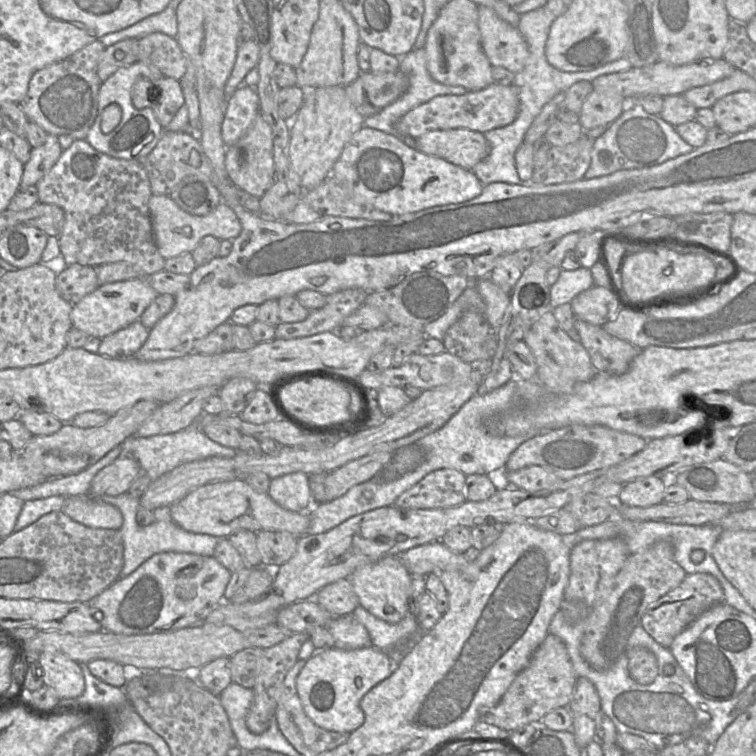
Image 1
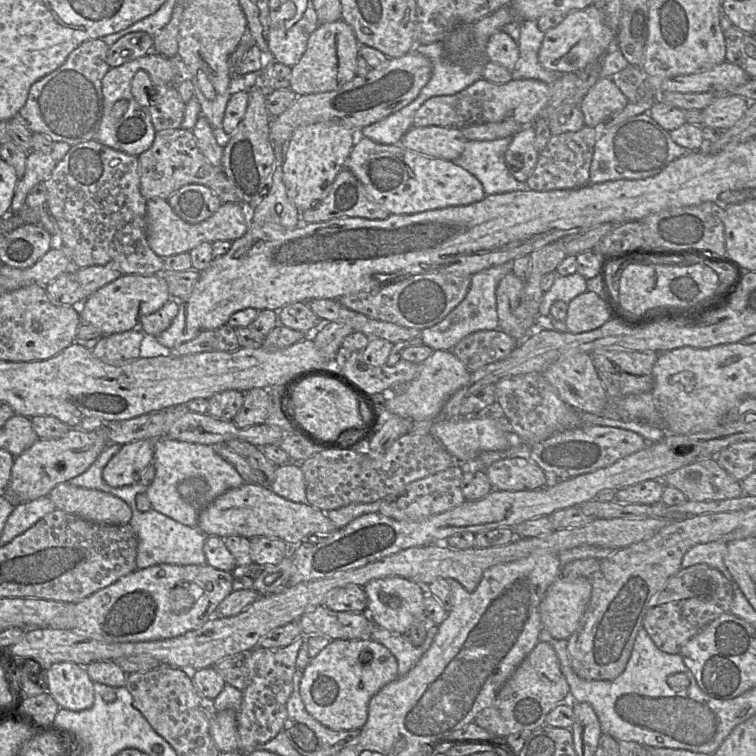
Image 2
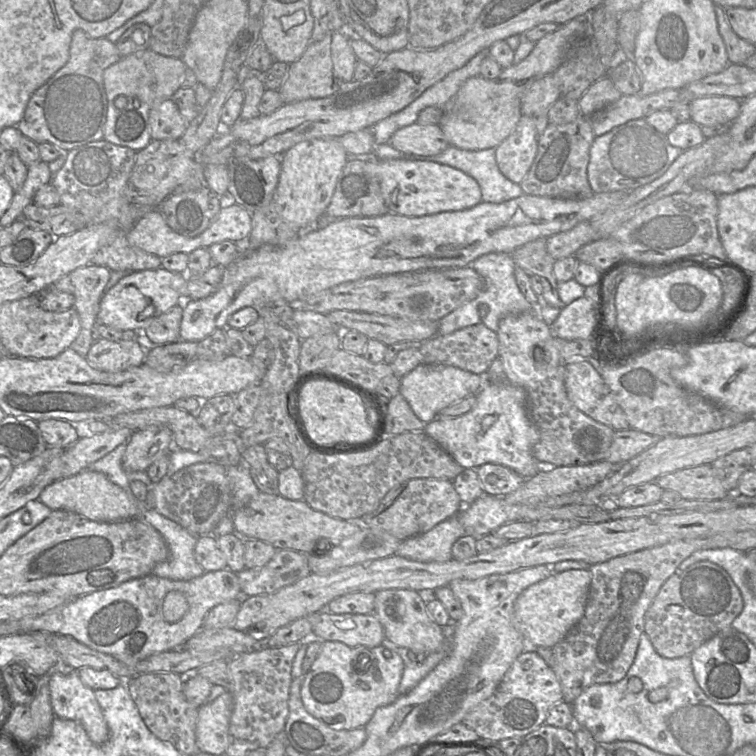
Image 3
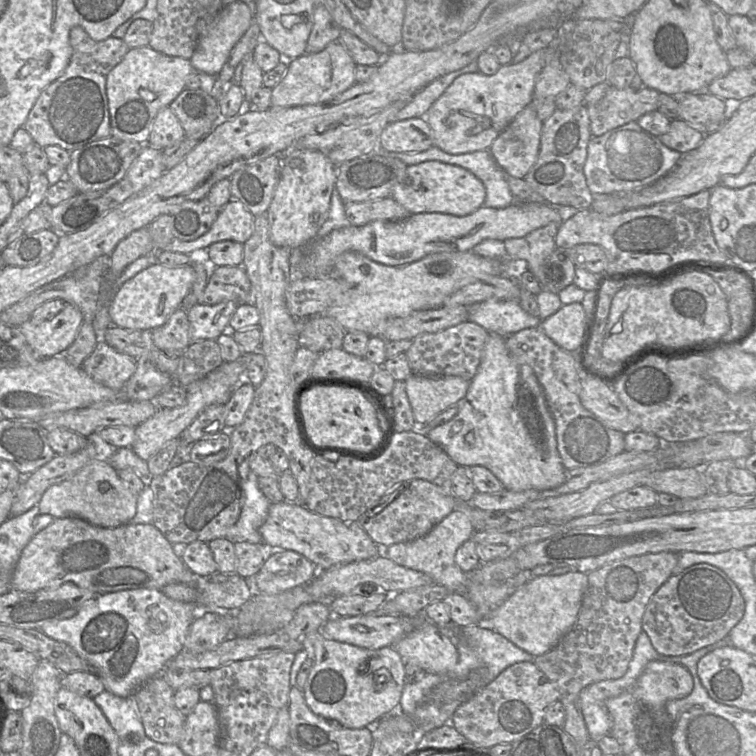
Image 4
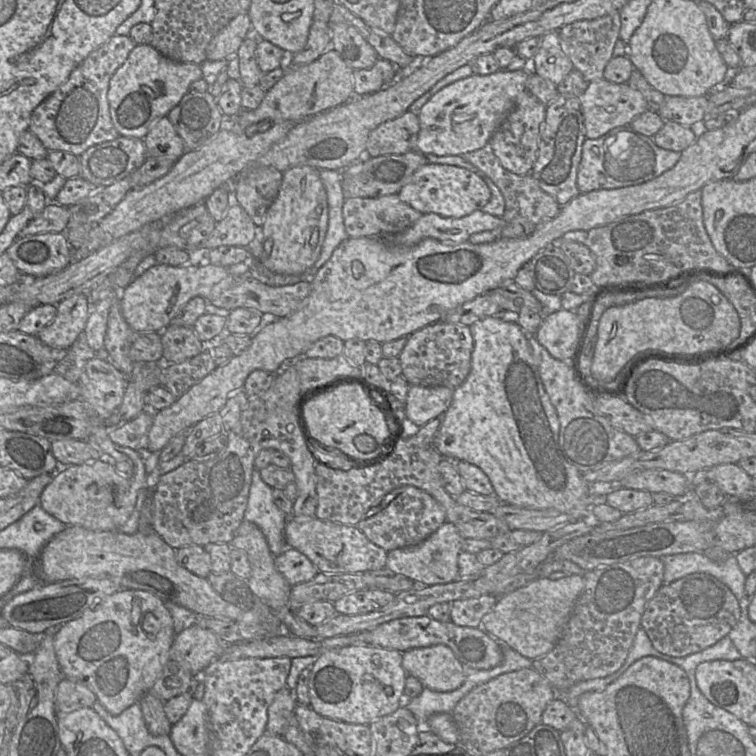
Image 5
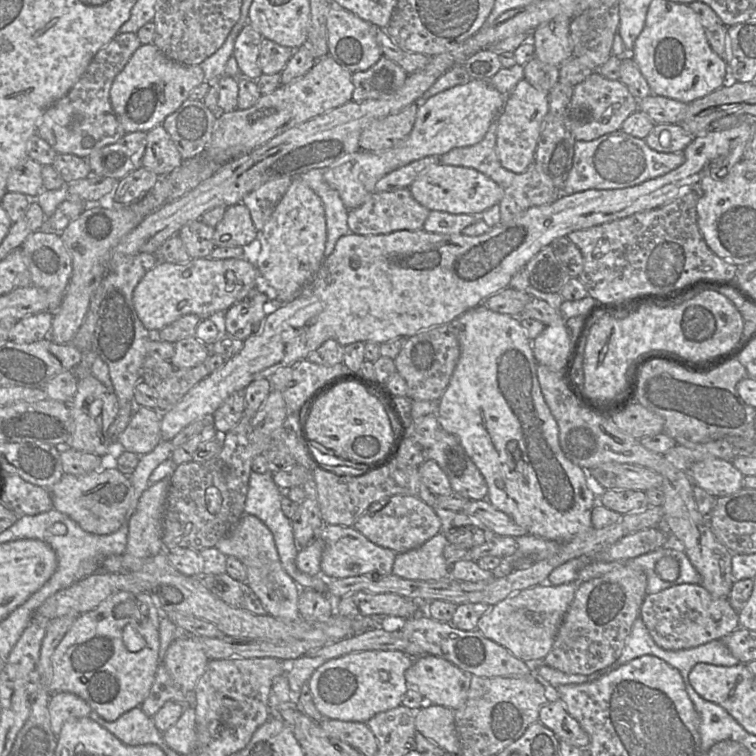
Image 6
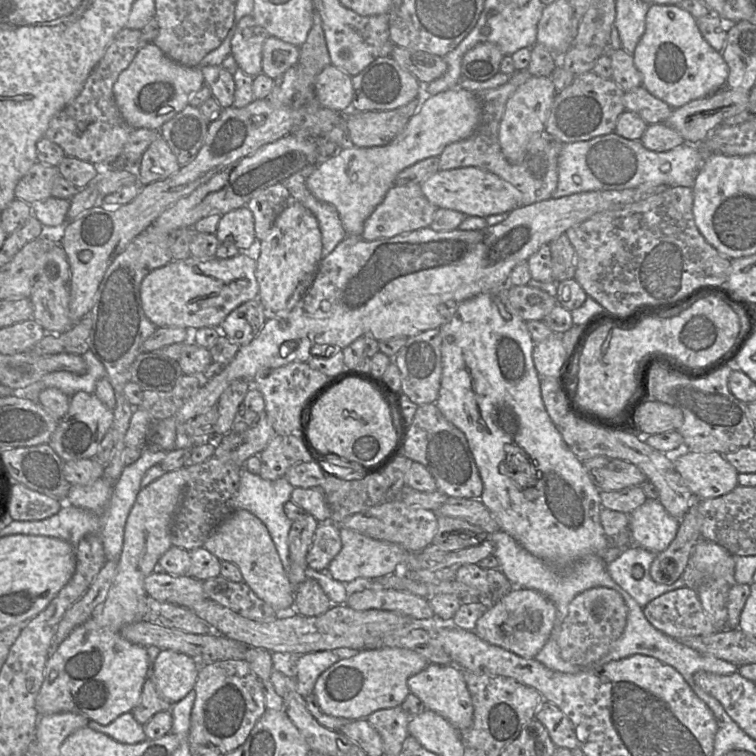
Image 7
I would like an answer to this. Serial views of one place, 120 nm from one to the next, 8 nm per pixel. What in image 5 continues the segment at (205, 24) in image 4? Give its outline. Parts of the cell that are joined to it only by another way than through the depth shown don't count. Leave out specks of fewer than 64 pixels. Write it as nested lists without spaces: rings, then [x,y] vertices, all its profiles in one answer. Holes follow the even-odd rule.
[[[249,14],[237,15],[213,37],[206,49],[206,60],[229,60],[250,35],[253,34]]]

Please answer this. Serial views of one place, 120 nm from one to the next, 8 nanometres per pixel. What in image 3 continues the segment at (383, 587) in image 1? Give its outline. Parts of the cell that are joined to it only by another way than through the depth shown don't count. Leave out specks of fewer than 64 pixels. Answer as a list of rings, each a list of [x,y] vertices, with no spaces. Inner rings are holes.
[[[386,589],[375,593],[374,614],[380,621],[385,638],[398,647],[430,654],[440,650],[446,642],[443,628],[439,626],[426,609],[426,603],[419,593],[409,589]]]

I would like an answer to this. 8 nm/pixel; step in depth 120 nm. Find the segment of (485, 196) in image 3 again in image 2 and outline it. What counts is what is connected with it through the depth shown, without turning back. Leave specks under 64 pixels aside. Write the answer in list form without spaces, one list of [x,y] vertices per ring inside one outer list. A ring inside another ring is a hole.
[[[512,137],[489,141],[467,141],[462,154],[453,162],[475,176],[486,196],[529,190],[508,171],[505,154]]]

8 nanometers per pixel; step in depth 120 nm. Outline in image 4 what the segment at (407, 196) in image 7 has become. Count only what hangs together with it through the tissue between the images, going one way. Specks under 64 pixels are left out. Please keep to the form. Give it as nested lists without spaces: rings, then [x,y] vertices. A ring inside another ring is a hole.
[[[391,196],[366,202],[345,203],[345,212],[351,226],[363,226],[376,220],[402,221],[411,215]]]

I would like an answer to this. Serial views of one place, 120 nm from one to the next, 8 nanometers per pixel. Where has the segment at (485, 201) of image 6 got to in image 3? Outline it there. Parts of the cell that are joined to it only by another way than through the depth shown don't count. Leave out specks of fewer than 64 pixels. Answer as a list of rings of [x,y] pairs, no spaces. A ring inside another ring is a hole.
[[[371,157],[369,159],[373,159],[375,161],[375,176],[377,177],[377,179],[379,181],[380,190],[381,190],[383,199],[389,210],[388,213],[395,213],[395,214],[403,215],[406,217],[422,217],[422,216],[427,216],[427,215],[438,214],[441,212],[466,210],[466,209],[472,208],[482,202],[481,188],[480,188],[479,184],[477,183],[477,181],[475,179],[473,179],[472,177],[470,177],[469,175],[465,174],[464,172],[462,172],[458,169],[455,169],[453,167],[450,167],[448,165],[442,165],[440,163],[436,163],[436,162],[426,160],[426,159],[421,159],[421,158],[378,160],[378,159],[375,159],[374,157]]]

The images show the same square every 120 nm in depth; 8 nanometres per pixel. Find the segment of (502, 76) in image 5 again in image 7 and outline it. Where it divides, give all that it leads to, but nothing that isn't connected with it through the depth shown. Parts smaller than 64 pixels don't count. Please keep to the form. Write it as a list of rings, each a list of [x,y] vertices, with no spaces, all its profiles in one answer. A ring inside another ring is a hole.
[[[461,87],[440,92],[431,96],[419,107],[406,127],[390,143],[377,147],[346,145],[316,166],[314,172],[306,179],[306,187],[315,198],[336,208],[347,236],[360,237],[364,229],[364,221],[394,186],[397,175],[421,160],[439,157],[449,144],[468,138],[478,126],[480,116],[481,102],[477,93]]]

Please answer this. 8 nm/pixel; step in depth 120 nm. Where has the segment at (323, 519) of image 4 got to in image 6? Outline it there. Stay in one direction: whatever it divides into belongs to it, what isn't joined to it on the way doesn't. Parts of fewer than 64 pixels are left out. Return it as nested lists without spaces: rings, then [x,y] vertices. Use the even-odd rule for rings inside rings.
[[[324,524],[316,537],[321,538],[325,543],[321,558],[321,575],[326,579],[346,578],[363,574],[392,574],[397,553],[371,542],[353,526]]]

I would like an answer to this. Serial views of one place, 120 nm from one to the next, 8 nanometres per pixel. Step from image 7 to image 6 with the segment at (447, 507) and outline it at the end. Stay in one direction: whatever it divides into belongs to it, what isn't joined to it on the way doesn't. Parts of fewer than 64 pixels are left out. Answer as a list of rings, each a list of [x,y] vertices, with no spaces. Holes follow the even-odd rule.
[[[487,499],[469,500],[462,511],[479,520],[496,535],[516,538],[528,534],[526,529],[517,525],[510,516],[496,509]]]

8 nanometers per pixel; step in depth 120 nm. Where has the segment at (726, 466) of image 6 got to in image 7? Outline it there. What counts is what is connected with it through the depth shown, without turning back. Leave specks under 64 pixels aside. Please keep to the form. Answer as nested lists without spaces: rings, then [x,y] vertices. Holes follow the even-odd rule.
[[[684,447],[674,465],[695,499],[717,498],[738,486],[739,473],[717,452],[691,452]]]

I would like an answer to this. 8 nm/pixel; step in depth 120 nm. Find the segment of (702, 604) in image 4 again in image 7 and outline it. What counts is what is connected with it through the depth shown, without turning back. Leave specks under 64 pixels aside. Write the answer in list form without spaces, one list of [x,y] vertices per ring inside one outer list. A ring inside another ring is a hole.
[[[679,587],[654,598],[643,607],[643,614],[655,629],[674,639],[709,635],[727,628],[716,626],[704,610],[697,591],[688,587]]]

